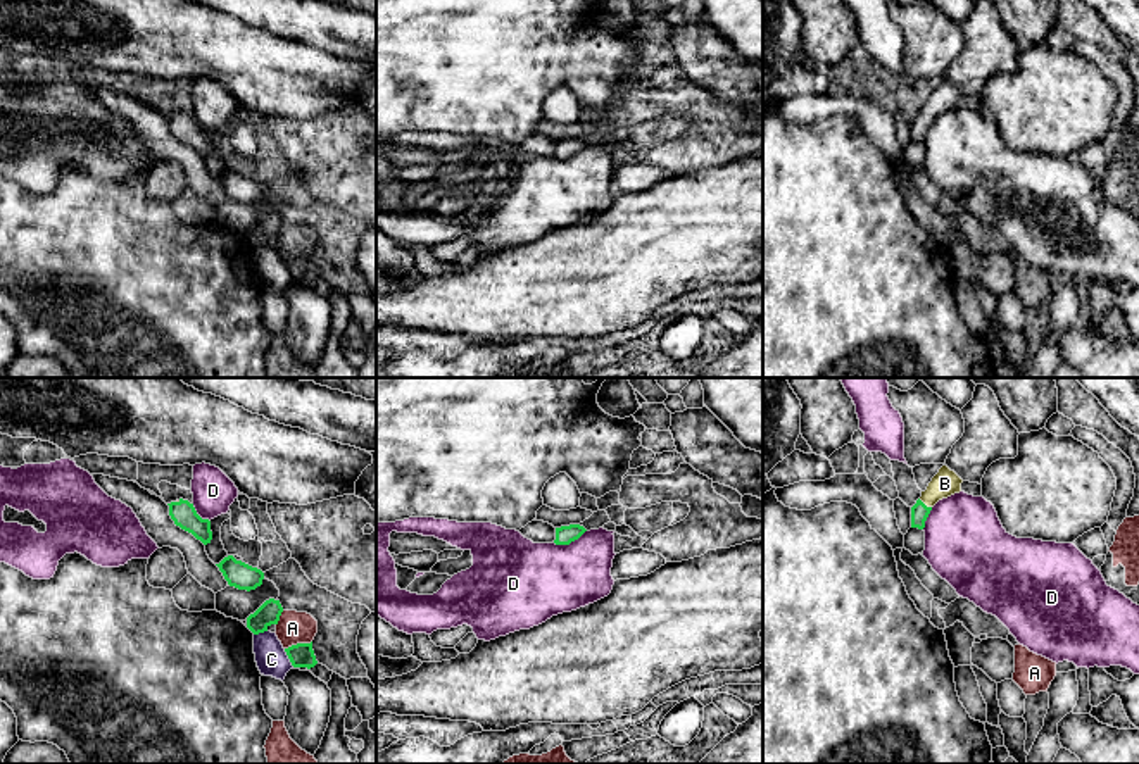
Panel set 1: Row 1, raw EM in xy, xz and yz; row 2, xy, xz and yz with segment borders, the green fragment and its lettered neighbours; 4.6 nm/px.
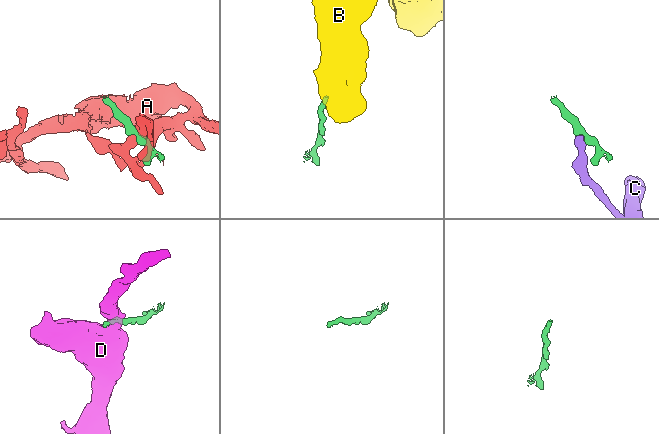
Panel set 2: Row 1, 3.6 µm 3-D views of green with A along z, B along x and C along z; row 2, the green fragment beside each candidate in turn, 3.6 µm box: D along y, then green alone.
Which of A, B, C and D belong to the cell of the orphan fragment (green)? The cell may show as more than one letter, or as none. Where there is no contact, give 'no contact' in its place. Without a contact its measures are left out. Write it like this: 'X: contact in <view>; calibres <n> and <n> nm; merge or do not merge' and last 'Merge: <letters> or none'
A: contact in xy; calibres 110 and 150 nm; do not merge
B: contact in yz; calibres 80 and 120 nm; merge
C: contact in xy; calibres 110 and 150 nm; do not merge
D: contact in xz; calibres 90 and 360 nm; do not merge
Merge: B

